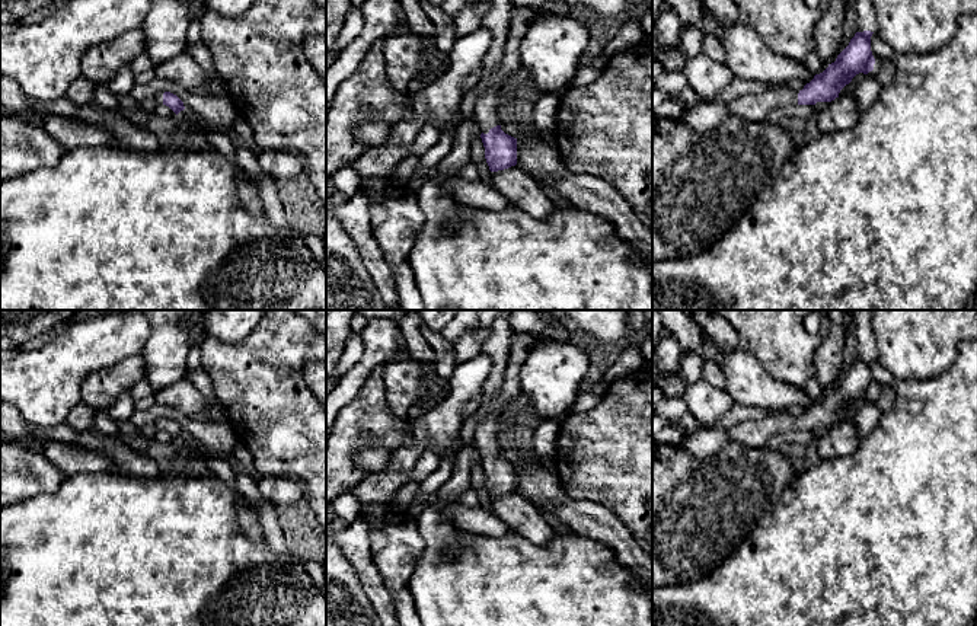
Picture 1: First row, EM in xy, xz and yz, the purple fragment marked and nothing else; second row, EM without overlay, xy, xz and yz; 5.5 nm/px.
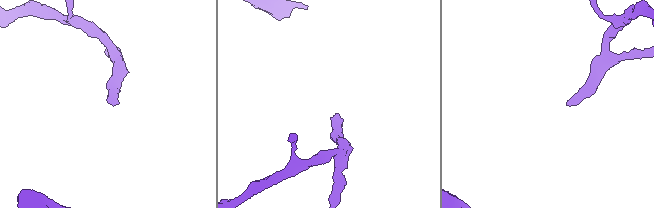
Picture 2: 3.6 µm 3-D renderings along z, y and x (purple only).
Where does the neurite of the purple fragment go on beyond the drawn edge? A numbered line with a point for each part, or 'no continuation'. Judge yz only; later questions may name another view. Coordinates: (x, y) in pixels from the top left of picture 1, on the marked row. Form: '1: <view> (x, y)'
1: yz (754, 108)

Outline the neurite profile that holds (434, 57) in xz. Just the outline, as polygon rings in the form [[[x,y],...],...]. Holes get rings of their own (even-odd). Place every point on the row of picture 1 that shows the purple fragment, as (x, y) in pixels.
[[[422,39],[422,54],[425,57],[425,64],[415,79],[431,84],[440,77],[440,71],[443,70],[443,61],[447,54],[440,51],[430,39]]]

